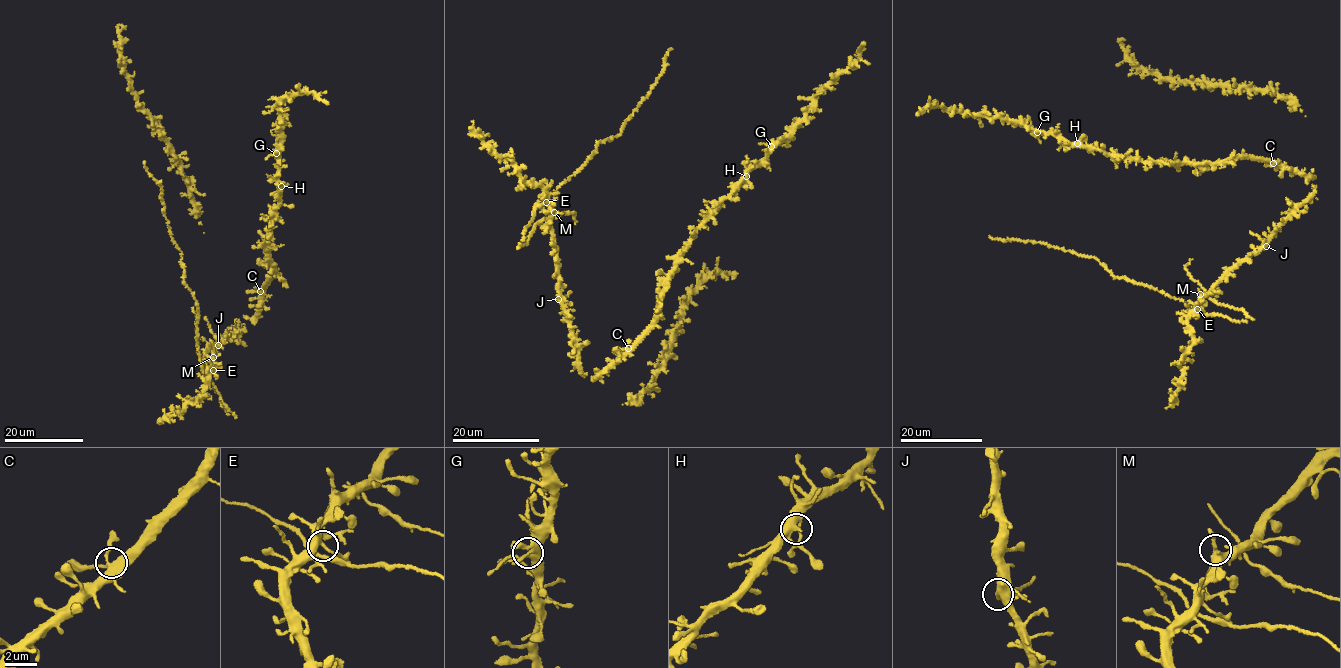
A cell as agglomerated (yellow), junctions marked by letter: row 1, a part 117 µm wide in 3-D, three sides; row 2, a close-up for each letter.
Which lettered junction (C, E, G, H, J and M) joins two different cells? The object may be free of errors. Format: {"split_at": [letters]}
{"split_at": ["J"]}

